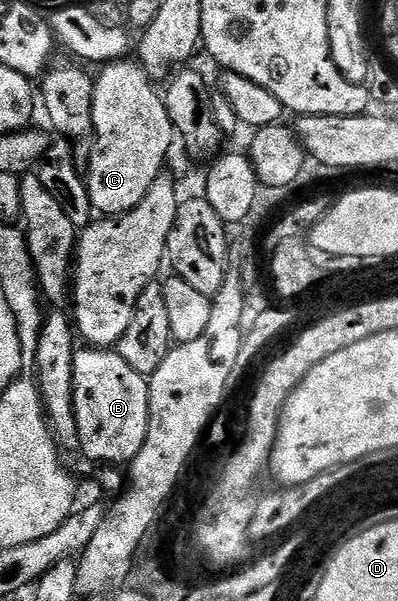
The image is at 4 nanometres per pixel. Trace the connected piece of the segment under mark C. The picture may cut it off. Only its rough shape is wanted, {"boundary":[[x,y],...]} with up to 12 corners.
{"boundary":[[136,60],[93,83],[89,198],[98,214],[141,202],[175,130]]}

